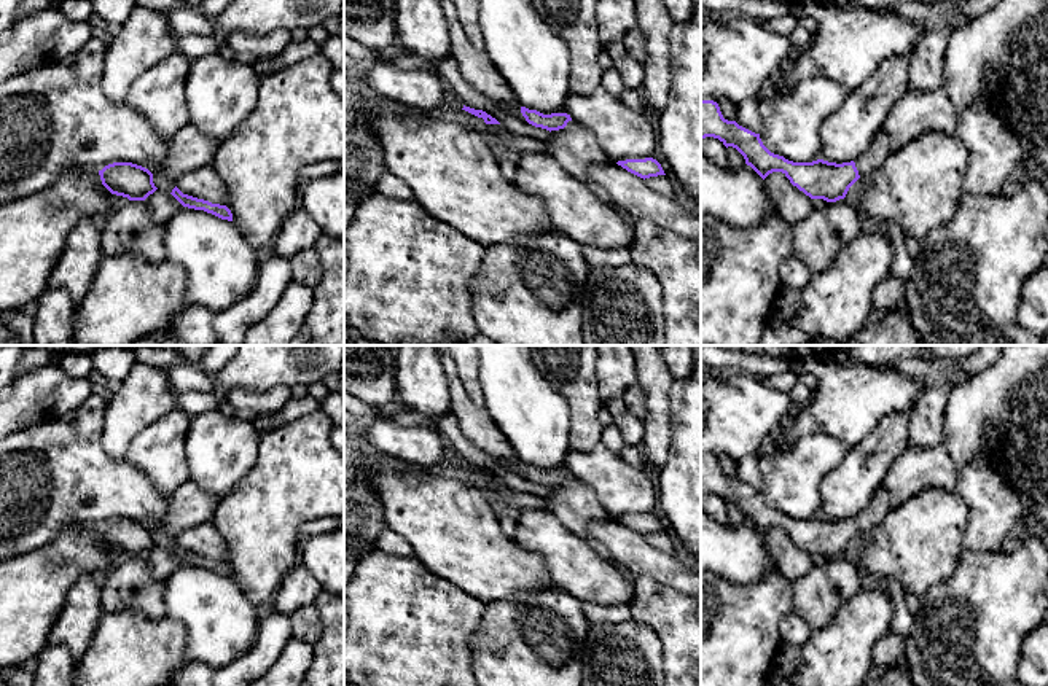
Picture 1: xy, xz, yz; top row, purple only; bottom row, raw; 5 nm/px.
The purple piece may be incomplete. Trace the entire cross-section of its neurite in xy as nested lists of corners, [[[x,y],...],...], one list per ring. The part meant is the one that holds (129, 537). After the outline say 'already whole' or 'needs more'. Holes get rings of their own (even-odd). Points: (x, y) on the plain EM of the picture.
[[[113,519],[99,527],[102,541],[116,552],[129,557],[145,557],[158,544],[153,530],[132,519]]]; already whole

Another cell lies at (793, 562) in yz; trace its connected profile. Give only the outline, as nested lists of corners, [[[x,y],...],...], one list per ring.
[[[772,528],[764,535],[764,546],[779,575],[790,583],[803,578],[812,567],[812,555],[793,543],[782,528]]]

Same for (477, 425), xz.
[[[440,352],[440,361],[448,377],[451,412],[463,436],[492,458],[514,457],[511,442],[502,435],[486,407],[476,407],[468,398],[451,355]]]

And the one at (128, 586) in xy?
[[[127,557],[107,570],[100,586],[100,605],[107,613],[139,611],[151,621],[166,616],[166,579],[156,579],[145,557]]]

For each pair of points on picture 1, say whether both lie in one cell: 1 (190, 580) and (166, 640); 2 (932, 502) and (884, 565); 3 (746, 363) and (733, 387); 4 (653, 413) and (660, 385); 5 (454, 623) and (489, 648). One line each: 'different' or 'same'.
1: different
2: same
3: different
4: same
5: different

